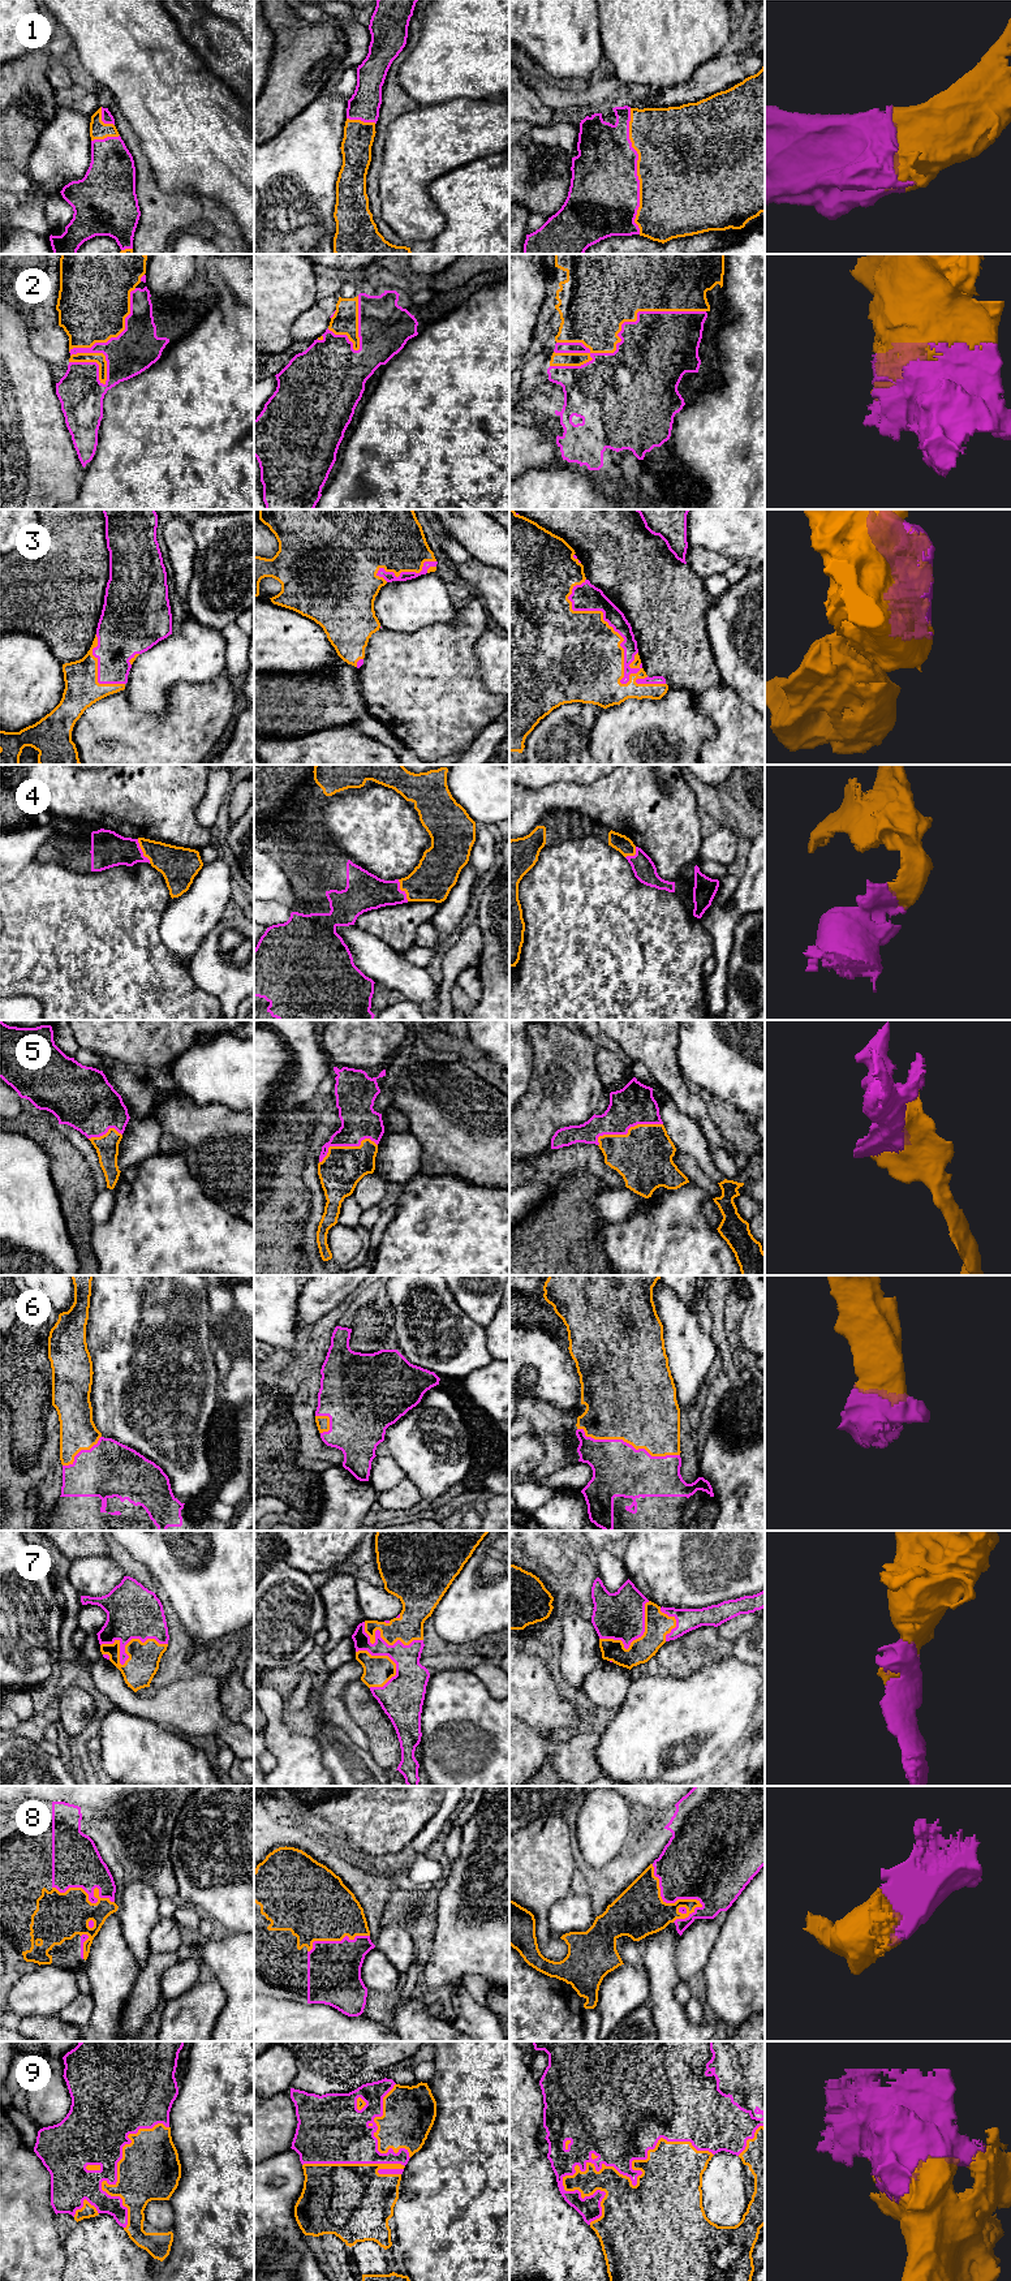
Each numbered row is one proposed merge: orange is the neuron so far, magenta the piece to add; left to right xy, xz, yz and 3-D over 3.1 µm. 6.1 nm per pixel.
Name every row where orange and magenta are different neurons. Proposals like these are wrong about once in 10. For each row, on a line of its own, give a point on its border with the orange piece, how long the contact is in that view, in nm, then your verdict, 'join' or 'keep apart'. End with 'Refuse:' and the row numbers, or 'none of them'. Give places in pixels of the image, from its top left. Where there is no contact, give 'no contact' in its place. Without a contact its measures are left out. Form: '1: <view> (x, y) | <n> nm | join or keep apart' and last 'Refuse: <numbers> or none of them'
1: yz (637, 171) | 800 nm | join
2: yz (620, 328) | 1000 nm | join
3: yz (602, 619) | 700 nm | join
4: xy (142, 851) | 170 nm | join
5: yz (628, 1131) | 420 nm | join
6: yz (628, 1442) | 650 nm | join
7: xy (127, 1653) | 420 nm | join
8: yz (665, 1902) | 420 nm | join
9: yz (642, 2173) | 950 nm | join
Refuse: none of them

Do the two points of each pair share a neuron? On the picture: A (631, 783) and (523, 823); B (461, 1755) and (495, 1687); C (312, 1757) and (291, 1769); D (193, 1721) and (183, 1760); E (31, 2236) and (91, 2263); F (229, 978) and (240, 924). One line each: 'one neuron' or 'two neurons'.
A: one neuron
B: two neurons
C: one neuron
D: two neurons
E: two neurons
F: one neuron

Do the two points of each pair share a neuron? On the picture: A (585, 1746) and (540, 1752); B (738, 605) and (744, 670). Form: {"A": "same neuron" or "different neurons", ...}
{"A": "same neuron", "B": "same neuron"}

